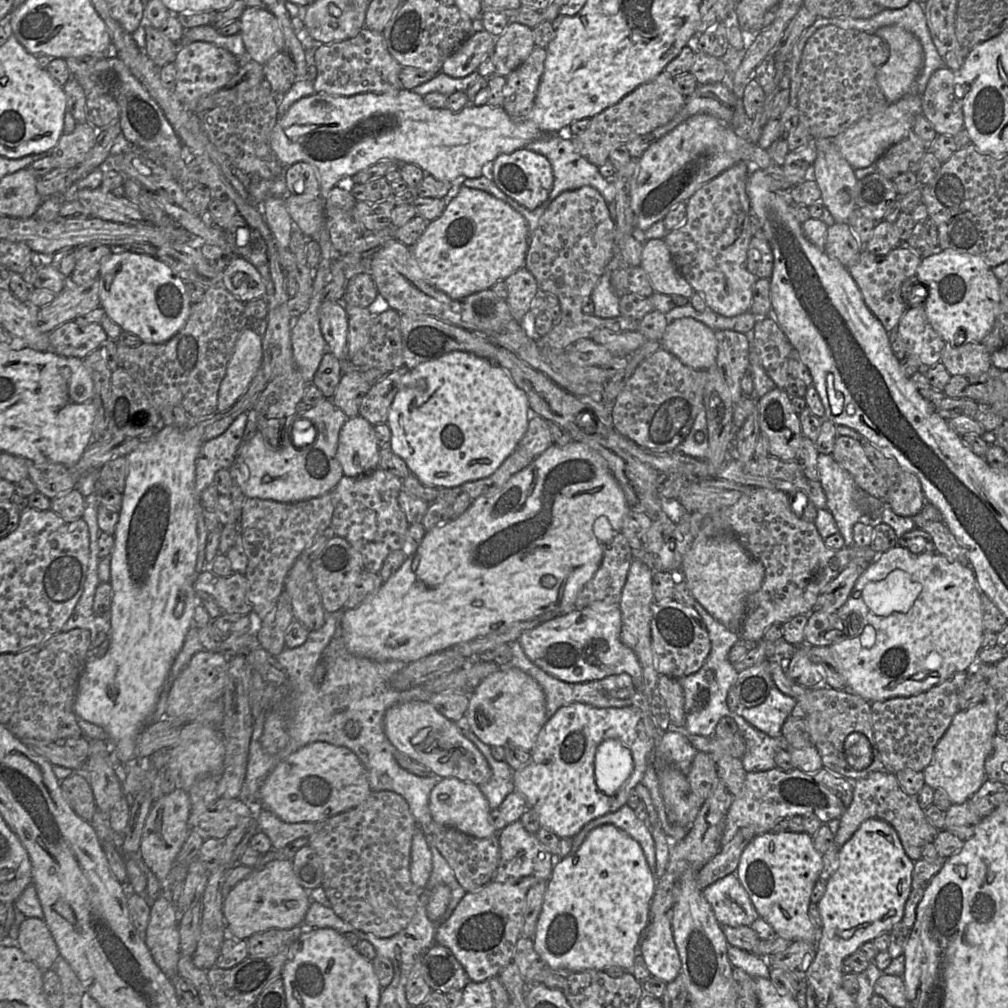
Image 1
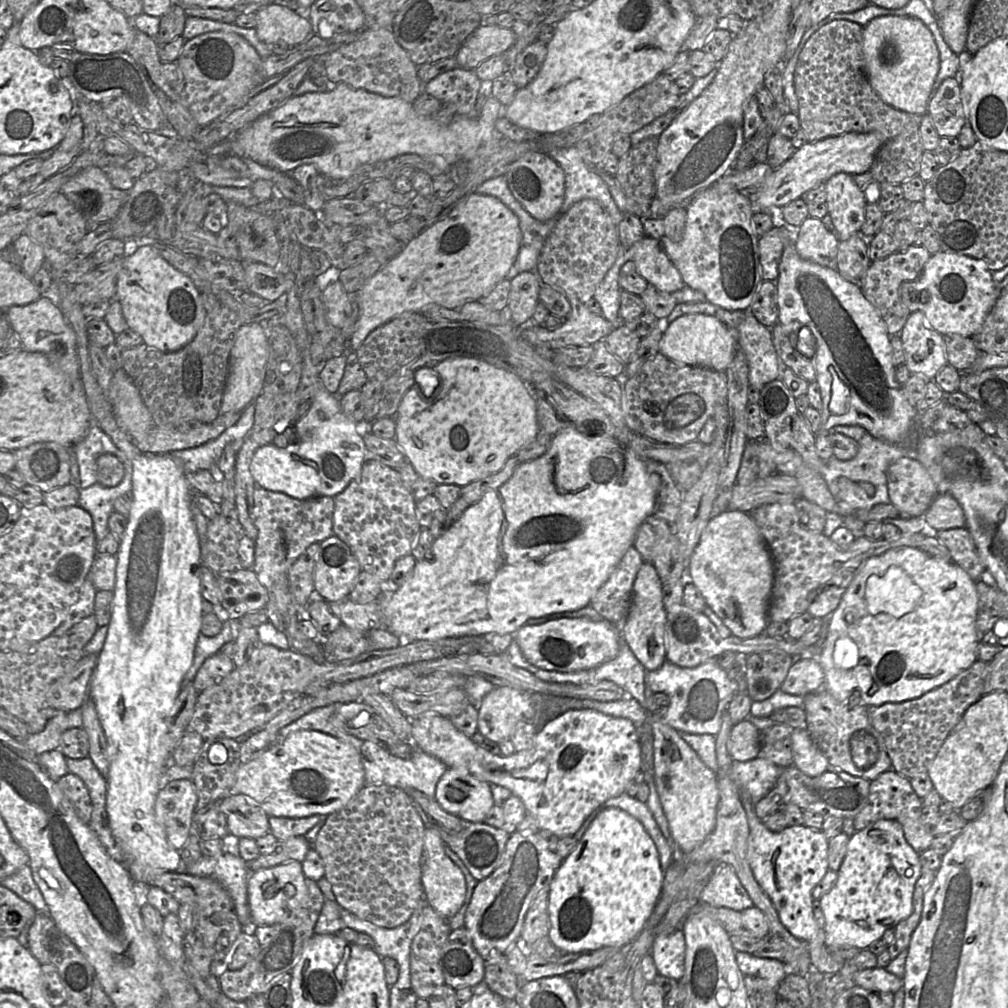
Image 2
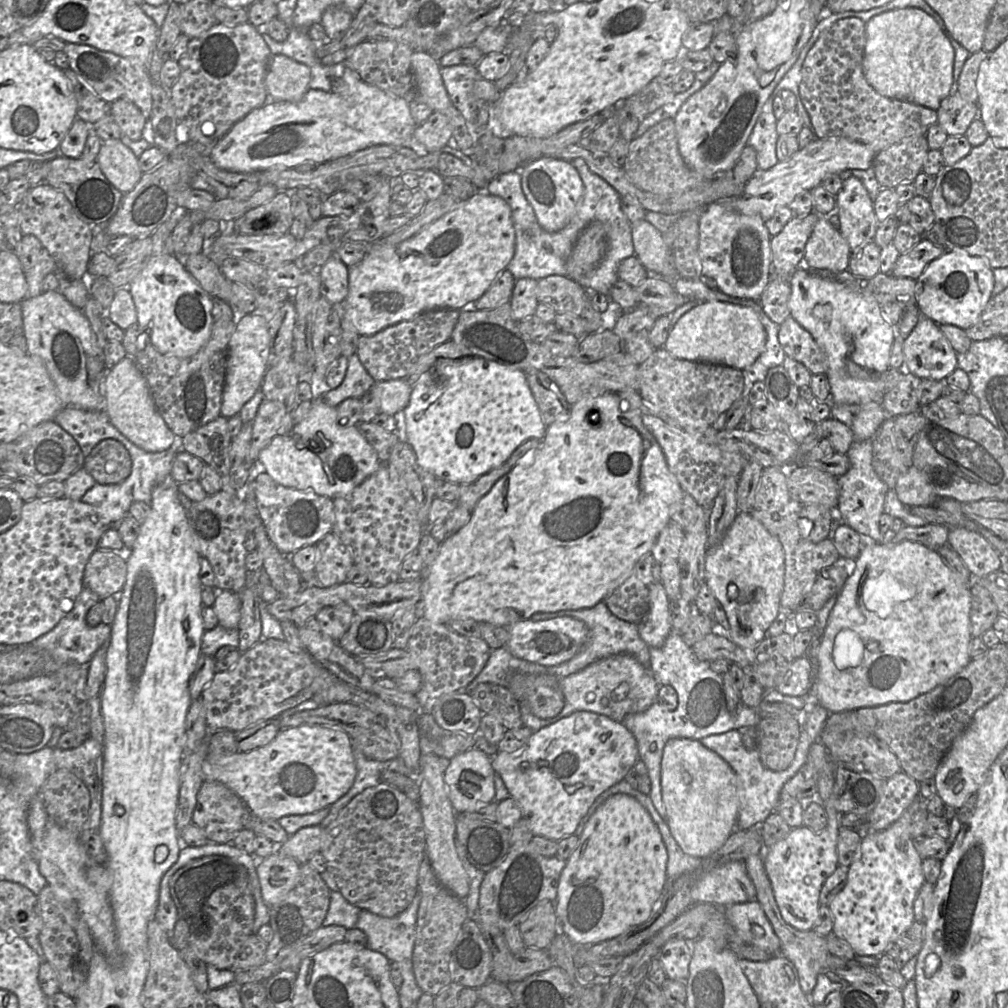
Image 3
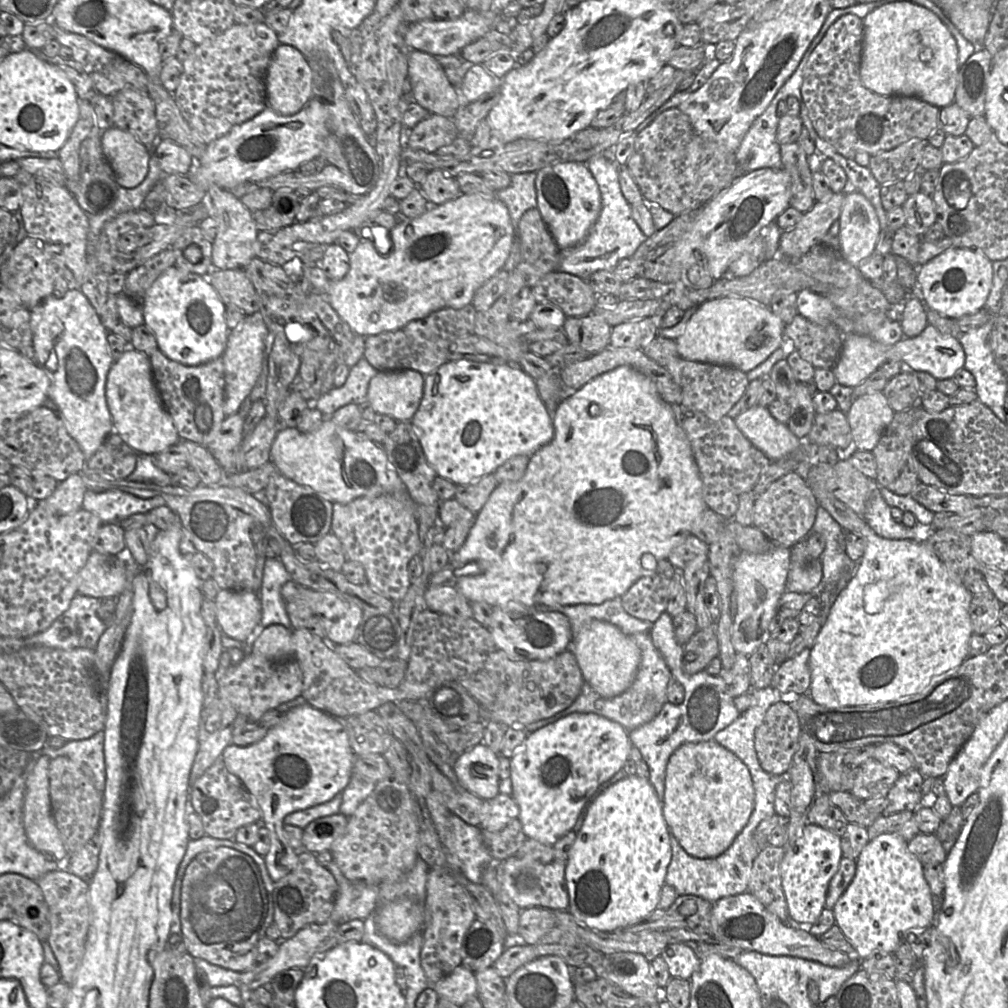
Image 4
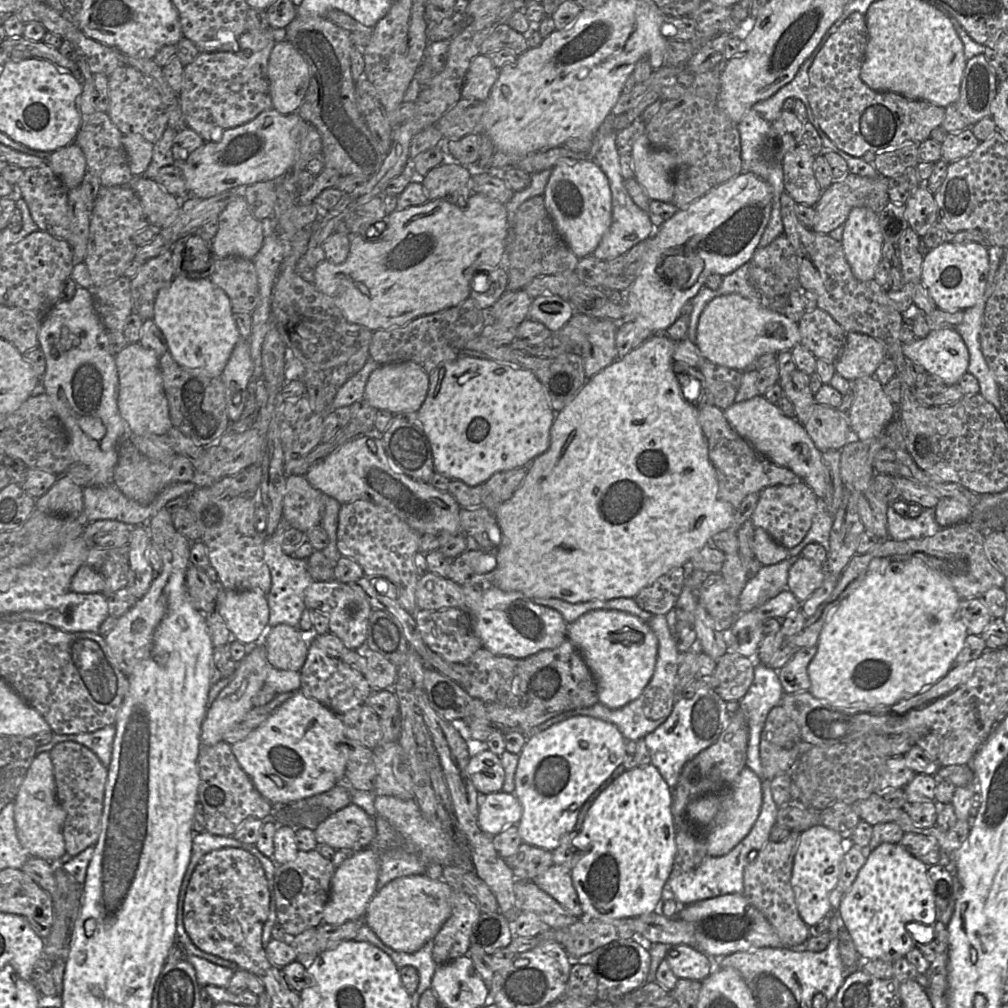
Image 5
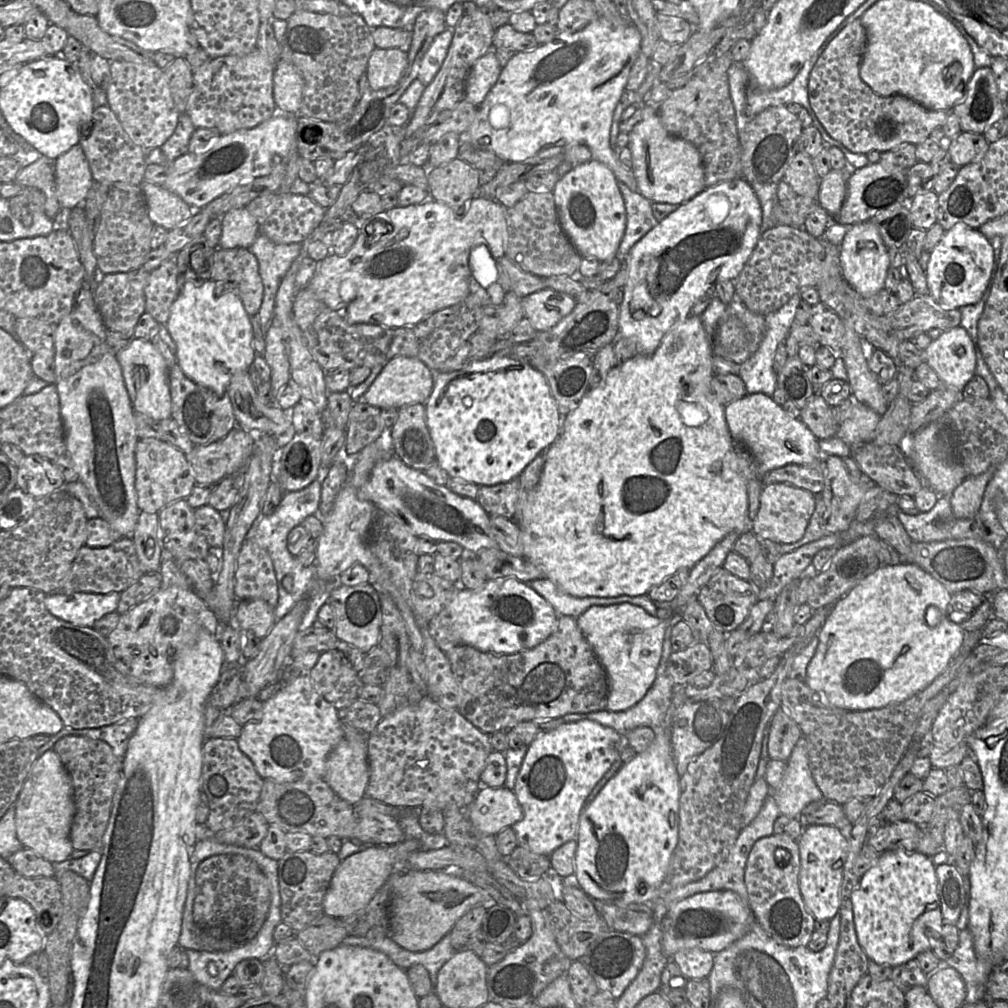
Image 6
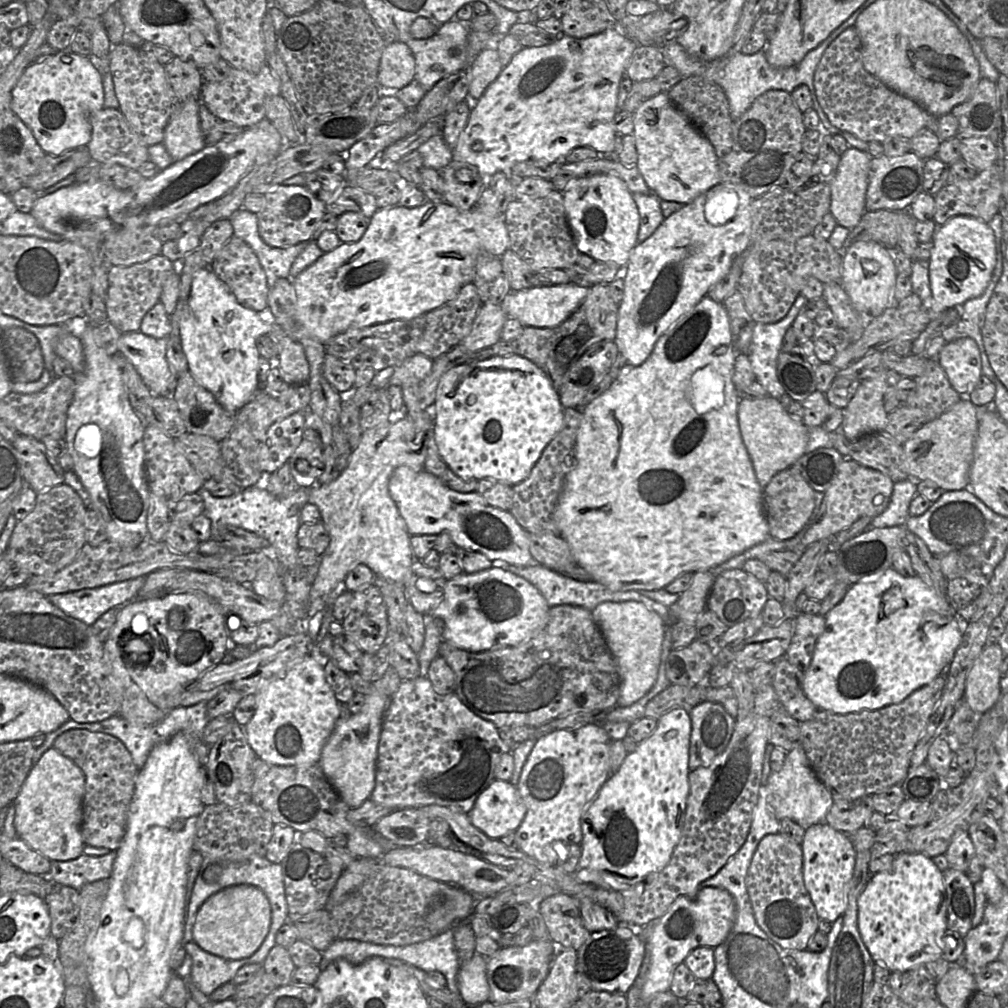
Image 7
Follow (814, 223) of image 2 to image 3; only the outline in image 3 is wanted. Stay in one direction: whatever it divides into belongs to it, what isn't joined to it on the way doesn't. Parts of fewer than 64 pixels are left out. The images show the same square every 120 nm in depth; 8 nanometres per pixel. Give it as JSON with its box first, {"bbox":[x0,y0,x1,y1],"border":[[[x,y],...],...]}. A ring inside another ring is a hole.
{"bbox":[803,217,851,275],"border":[[[820,217],[805,246],[803,264],[821,275],[834,275],[848,270],[851,250],[845,238],[835,230],[827,217]]]}

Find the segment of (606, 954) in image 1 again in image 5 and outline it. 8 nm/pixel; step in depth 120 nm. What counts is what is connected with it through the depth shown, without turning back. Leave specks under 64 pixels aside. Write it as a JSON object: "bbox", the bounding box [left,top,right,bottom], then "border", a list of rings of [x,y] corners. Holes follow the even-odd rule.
{"bbox":[570,763,676,921],"border":[[[650,763],[625,770],[594,799],[575,838],[575,861],[570,870],[584,917],[610,921],[639,917],[659,908],[662,889],[673,870],[676,854],[673,790]]]}

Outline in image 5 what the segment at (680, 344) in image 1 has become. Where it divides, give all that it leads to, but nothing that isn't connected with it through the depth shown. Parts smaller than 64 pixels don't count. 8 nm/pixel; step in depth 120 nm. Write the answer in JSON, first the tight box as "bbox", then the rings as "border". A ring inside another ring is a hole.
{"bbox":[696,294,800,371],"border":[[[728,294],[714,298],[703,310],[696,331],[696,346],[706,361],[737,371],[745,371],[764,354],[778,354],[792,351],[800,344],[798,323],[793,322],[781,312],[770,309],[760,301],[753,301],[738,294]]]}

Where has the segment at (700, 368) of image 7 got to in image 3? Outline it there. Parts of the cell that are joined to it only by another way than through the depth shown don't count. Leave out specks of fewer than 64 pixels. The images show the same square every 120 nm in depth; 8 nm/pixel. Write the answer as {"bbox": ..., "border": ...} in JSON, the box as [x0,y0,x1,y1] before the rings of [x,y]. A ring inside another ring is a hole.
{"bbox":[420,393,683,627],"border":[[[617,393],[583,397],[571,405],[567,420],[547,427],[537,450],[514,466],[478,501],[469,523],[440,543],[438,557],[422,573],[420,615],[439,624],[456,619],[474,619],[509,627],[537,613],[591,608],[619,587],[629,577],[637,561],[651,552],[659,533],[670,521],[671,506],[682,498],[683,492],[676,476],[668,468],[660,445],[626,400]]]}

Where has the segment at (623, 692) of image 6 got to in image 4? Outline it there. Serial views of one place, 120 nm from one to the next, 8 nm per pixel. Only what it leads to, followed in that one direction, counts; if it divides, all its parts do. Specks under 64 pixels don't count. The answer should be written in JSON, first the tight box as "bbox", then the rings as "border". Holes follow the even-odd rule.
{"bbox":[569,620,641,698],"border":[[[600,620],[591,621],[573,636],[569,650],[574,654],[585,682],[603,698],[625,692],[632,685],[641,661],[641,652],[633,638]]]}

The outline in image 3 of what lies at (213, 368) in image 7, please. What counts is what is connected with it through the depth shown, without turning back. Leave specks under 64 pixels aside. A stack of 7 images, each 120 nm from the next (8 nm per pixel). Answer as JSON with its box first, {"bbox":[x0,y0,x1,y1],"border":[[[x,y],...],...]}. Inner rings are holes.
{"bbox":[128,199,249,358],"border":[[[216,199],[205,210],[187,210],[178,207],[151,235],[152,251],[141,271],[132,279],[128,289],[137,313],[137,323],[150,337],[151,344],[164,355],[189,358],[198,353],[209,340],[215,320],[212,297],[200,286],[183,264],[173,255],[164,252],[166,238],[172,234],[181,217],[189,215],[194,222],[216,219],[221,223],[233,222],[249,210],[247,200]]]}

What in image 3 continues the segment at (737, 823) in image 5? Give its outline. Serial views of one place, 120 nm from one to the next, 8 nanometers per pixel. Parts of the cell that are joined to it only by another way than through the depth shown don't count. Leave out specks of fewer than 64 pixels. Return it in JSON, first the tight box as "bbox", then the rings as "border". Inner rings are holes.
{"bbox":[660,738,739,858],"border":[[[672,738],[666,742],[661,758],[660,785],[666,823],[685,854],[707,858],[736,831],[739,800],[735,772],[699,740]]]}

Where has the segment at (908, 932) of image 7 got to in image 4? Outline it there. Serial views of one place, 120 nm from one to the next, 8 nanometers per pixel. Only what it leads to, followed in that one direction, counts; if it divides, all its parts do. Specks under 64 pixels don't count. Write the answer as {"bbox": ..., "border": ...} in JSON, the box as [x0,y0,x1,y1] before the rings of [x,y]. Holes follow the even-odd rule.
{"bbox":[833,833,934,961],"border":[[[896,833],[881,834],[869,841],[856,859],[853,880],[833,907],[835,924],[851,943],[853,956],[860,961],[877,953],[893,954],[907,932],[927,928],[934,921],[932,894],[923,875],[923,865],[910,853],[907,844]]]}

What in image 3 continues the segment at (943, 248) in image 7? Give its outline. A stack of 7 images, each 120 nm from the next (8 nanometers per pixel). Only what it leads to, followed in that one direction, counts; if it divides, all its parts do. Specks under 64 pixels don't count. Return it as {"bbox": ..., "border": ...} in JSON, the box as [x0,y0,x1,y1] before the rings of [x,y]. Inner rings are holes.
{"bbox":[916,251,994,330],"border":[[[946,251],[930,262],[916,281],[916,305],[920,314],[938,325],[950,324],[963,330],[977,323],[994,287],[993,270],[987,260],[954,251]]]}

